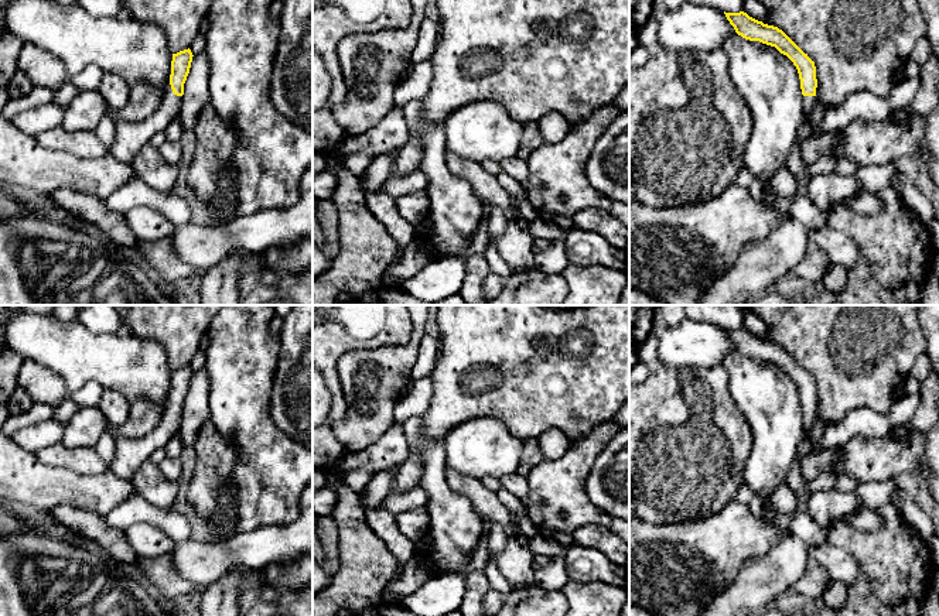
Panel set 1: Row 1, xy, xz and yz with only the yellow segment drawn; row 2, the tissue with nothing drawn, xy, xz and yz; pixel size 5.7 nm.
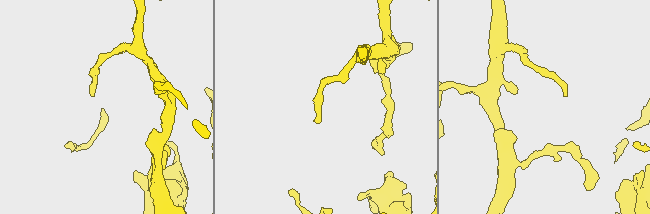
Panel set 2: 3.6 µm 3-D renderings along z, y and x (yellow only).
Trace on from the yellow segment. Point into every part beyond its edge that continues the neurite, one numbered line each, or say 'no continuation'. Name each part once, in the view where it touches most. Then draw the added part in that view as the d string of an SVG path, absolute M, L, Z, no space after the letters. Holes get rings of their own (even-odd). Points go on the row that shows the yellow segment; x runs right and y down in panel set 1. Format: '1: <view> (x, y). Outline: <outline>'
1: yz (808, 102). Outline: M803 96L802 97L802 106L803 106L803 116L805 117L810 116L815 100L816 100L816 96Z

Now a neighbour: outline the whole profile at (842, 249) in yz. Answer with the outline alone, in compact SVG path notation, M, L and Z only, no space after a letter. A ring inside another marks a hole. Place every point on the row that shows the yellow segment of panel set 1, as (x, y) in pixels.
M824 225L809 229L810 240L819 244L830 257L832 263L853 267L858 260L858 247L851 237L840 230Z

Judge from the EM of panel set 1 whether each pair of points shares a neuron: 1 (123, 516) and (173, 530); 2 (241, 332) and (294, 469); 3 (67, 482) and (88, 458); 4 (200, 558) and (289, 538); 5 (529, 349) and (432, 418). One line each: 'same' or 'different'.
1: same
2: same
3: different
4: same
5: same

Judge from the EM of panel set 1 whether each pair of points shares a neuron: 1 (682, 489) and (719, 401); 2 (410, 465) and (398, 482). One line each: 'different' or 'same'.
1: same
2: same

